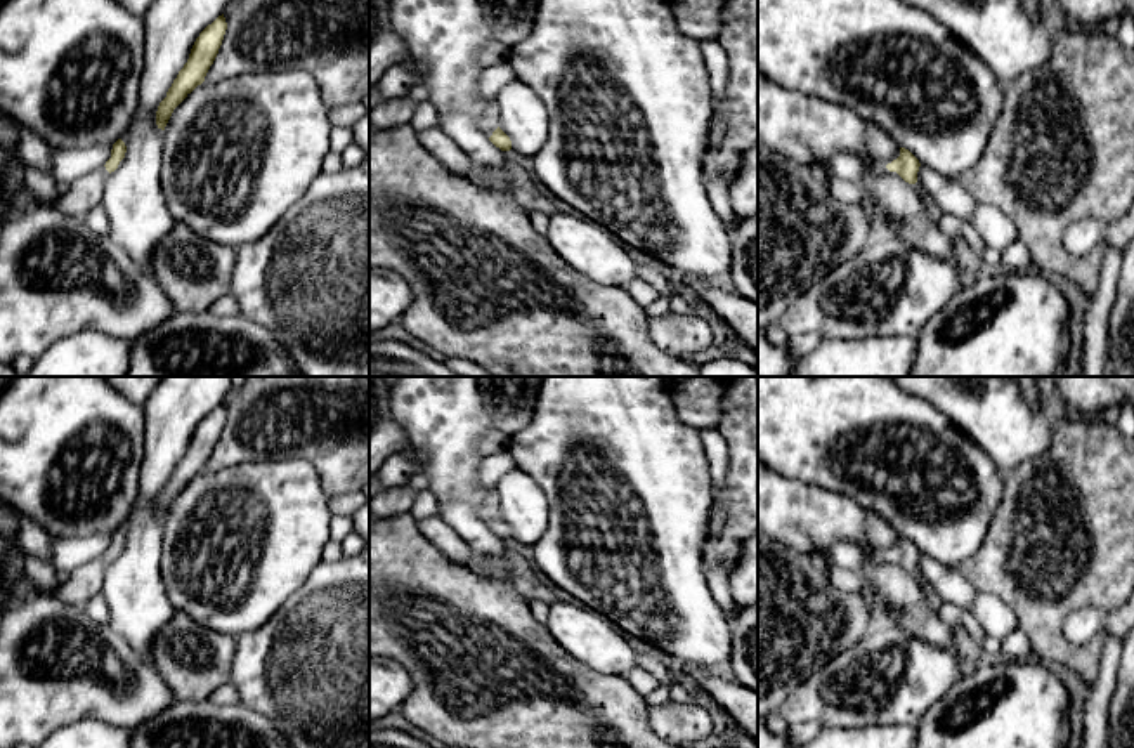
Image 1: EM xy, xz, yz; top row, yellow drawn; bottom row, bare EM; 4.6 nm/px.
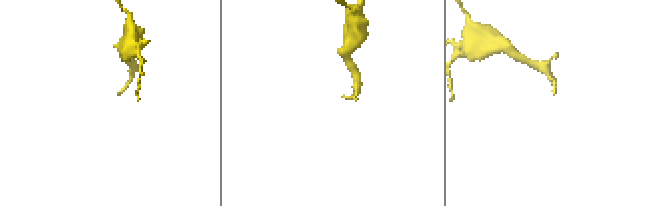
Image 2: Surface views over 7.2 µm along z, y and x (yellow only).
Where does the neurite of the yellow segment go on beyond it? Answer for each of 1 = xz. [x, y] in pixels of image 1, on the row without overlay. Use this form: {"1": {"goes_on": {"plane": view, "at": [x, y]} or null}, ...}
{"1": {"goes_on": {"plane": "xz", "at": [488, 511]}}}

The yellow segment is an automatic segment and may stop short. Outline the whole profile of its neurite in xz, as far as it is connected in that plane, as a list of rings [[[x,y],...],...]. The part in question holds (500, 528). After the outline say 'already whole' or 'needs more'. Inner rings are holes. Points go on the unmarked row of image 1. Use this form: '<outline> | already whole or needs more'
[[[491,489],[486,496],[484,503],[479,509],[479,514],[496,536],[499,536],[501,540],[512,538],[510,526],[499,517],[498,495],[494,489]]] | needs more

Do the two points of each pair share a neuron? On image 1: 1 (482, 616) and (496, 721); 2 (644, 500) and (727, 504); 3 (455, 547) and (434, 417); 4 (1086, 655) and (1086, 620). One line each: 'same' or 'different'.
1: same
2: different
3: different
4: different

